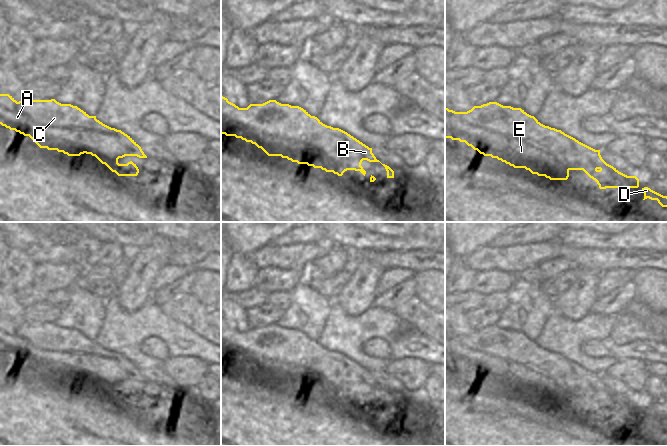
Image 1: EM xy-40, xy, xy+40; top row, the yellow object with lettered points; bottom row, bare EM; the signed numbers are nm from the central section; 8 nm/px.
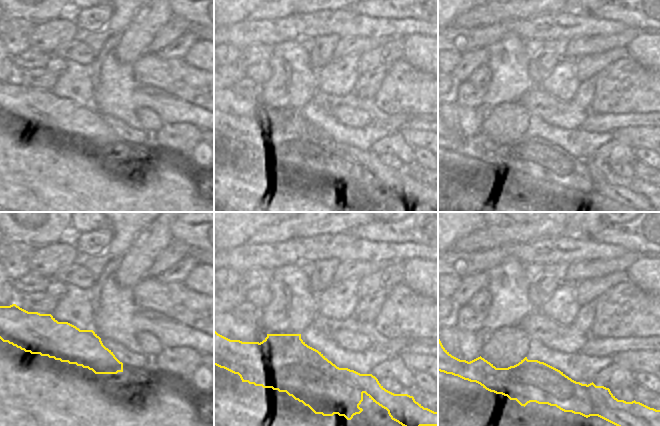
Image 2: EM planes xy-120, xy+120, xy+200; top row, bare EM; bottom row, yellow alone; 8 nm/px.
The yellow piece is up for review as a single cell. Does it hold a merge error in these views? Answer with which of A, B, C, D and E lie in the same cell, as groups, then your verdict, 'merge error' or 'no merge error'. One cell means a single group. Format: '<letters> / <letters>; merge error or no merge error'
A B C D / E; merge error

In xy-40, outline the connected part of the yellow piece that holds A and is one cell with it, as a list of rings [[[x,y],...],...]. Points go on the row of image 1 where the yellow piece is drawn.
[[[0,94],[0,124],[24,136],[29,136],[32,140],[37,135],[43,134],[55,140],[81,144],[86,154],[95,156],[118,176],[137,176],[139,173],[136,164],[132,161],[127,164],[119,164],[119,158],[125,156],[147,158],[141,147],[121,130],[103,124],[96,119],[96,116],[89,116],[77,106],[61,104],[55,99],[31,100],[25,98],[17,102],[9,94]]]

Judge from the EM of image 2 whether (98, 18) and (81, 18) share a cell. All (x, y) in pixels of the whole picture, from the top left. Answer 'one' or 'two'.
one

